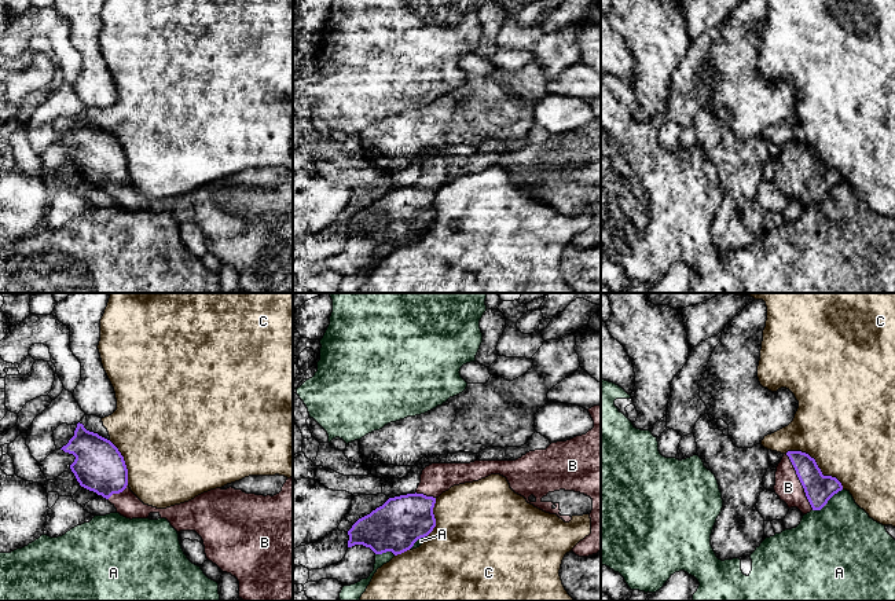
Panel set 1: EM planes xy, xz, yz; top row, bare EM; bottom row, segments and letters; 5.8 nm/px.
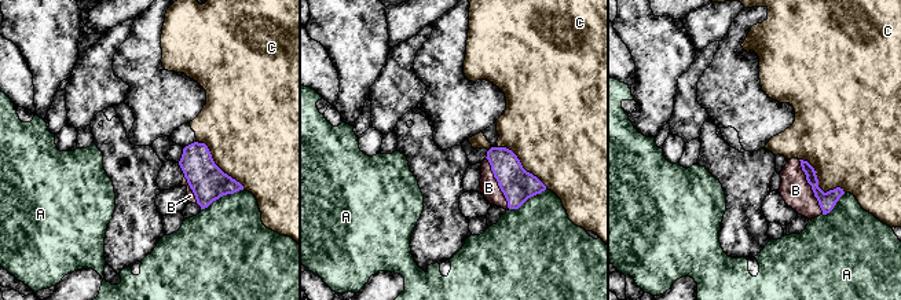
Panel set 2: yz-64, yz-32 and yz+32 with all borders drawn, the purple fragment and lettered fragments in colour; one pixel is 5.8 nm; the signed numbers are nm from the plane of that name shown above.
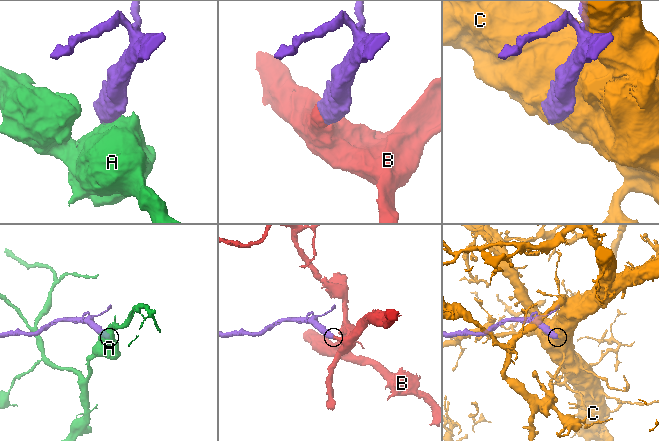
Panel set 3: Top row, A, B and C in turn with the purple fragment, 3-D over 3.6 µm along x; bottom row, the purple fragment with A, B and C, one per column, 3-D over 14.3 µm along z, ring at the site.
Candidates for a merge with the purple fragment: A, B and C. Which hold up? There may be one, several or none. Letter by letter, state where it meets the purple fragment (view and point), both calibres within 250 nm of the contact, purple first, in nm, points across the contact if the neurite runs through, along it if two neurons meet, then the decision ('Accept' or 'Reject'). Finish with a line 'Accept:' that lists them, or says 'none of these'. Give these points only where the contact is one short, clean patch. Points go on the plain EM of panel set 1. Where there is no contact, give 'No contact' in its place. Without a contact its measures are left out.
A: Touches purple at yz (826, 194). Thickness 170 nm (purple) against 460 nm. Reject
B: Touches purple at yz (800, 173). Thickness 170 nm (purple) against 160 nm. Path across: yz (818, 180), (807, 180), (800, 173), (788, 179). Accept
C: Touches purple at yz (815, 156). Thickness 170 nm (purple) against 480 nm. Reject
Accept: B

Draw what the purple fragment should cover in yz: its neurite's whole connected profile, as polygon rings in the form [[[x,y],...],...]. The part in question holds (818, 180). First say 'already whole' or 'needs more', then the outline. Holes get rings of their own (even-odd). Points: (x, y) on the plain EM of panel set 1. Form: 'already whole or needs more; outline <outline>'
needs more; outline [[[788,143],[777,158],[775,186],[789,201],[797,199],[803,206],[821,202],[841,182],[841,175],[824,168],[815,151],[806,144]]]

